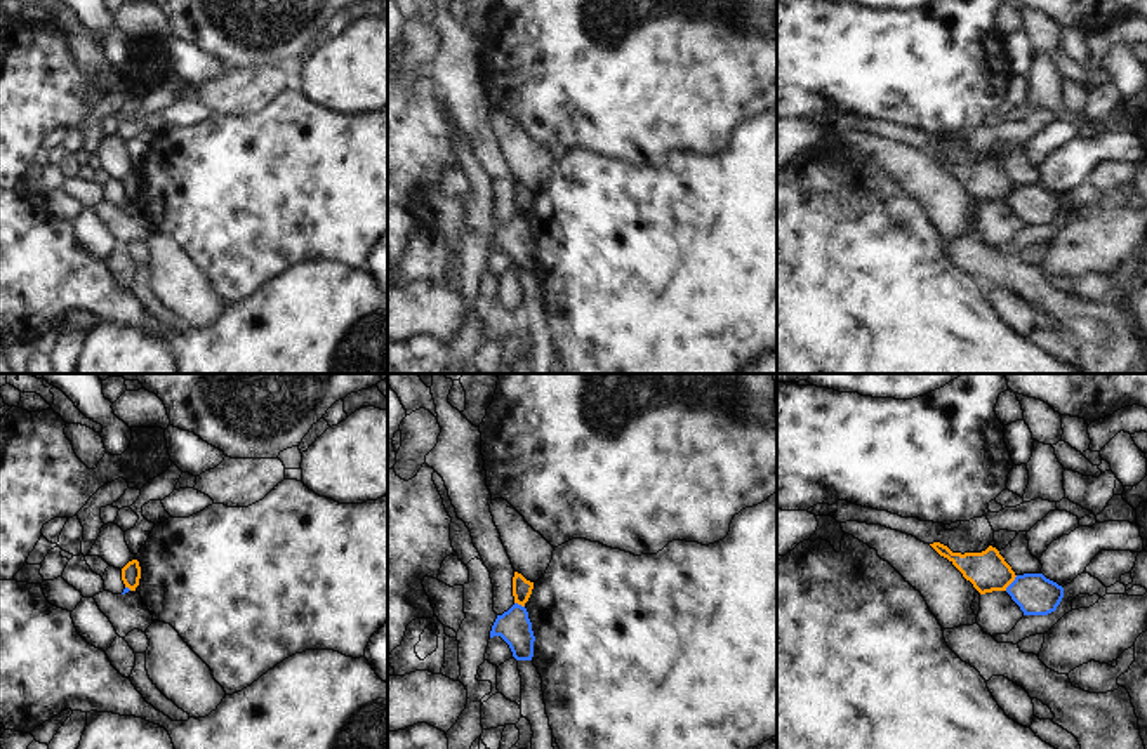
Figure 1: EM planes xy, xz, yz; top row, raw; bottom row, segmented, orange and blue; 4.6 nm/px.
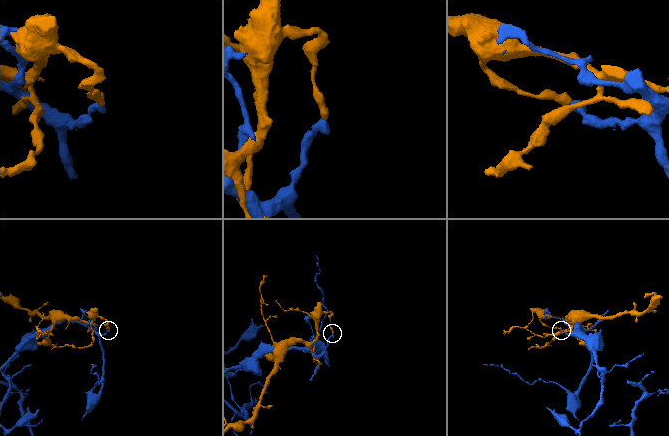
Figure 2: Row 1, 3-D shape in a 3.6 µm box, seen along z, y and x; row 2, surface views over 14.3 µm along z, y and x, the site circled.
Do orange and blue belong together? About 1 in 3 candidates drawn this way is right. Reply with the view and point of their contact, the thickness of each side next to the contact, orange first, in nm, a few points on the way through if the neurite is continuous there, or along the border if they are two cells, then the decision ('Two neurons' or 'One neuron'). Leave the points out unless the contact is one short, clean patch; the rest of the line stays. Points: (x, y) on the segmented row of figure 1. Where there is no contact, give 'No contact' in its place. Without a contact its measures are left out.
Touches orange at yz (1012, 581). Thickness 190 nm (orange) against 190 nm. Two neurons

